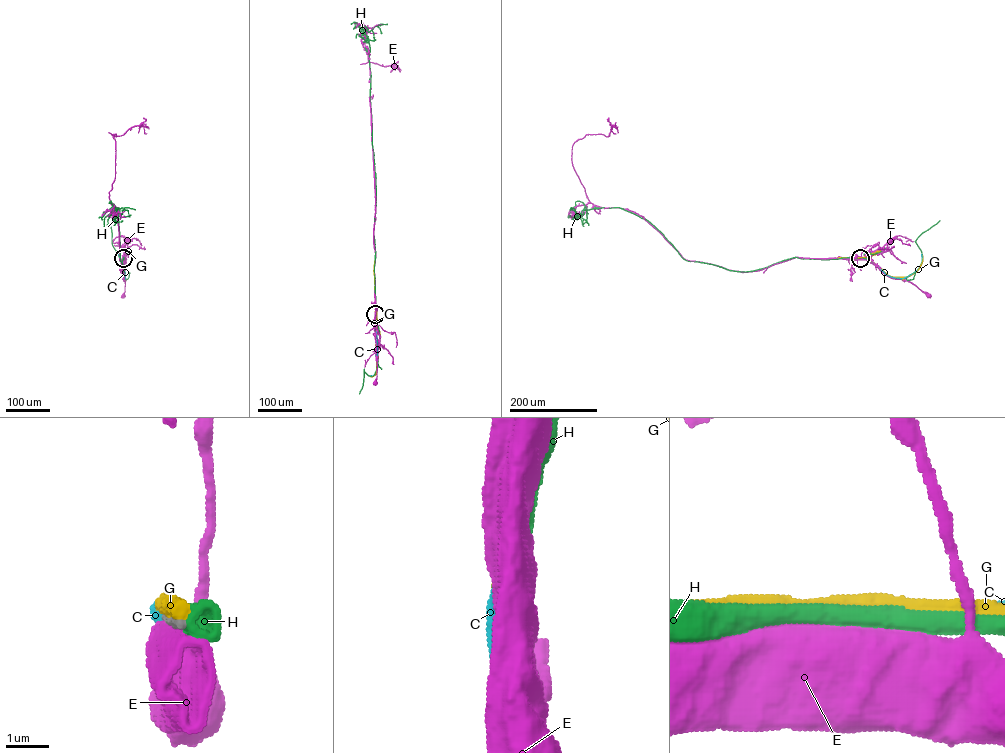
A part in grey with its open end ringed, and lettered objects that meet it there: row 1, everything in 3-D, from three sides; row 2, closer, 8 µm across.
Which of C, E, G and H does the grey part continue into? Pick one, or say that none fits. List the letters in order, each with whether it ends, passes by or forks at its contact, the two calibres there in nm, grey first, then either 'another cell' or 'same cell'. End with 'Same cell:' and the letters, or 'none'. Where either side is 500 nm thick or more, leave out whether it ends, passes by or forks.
C: it ends there; 220 nm thick on the grey side, 200 nm on the other; same cell
E: 280 nm thick on the grey side, 900 nm on the other; another cell
G: it passes by; 200 nm thick on the grey side, 420 nm on the other; another cell
H: it passes by; 200 nm thick on the grey side, 480 nm on the other; another cell
Same cell: C

